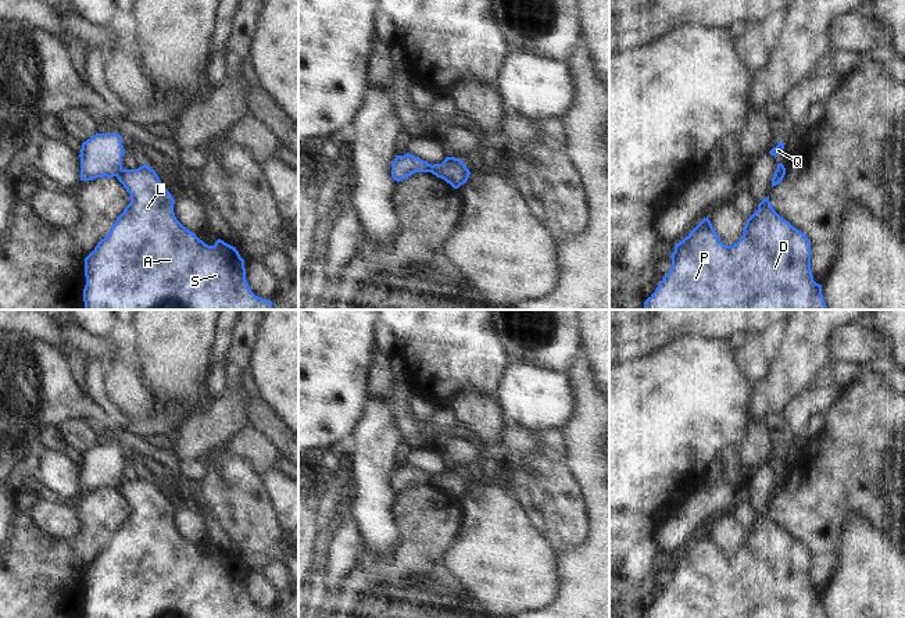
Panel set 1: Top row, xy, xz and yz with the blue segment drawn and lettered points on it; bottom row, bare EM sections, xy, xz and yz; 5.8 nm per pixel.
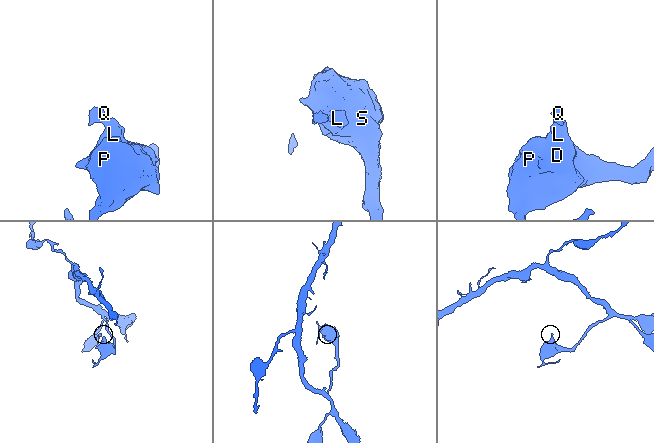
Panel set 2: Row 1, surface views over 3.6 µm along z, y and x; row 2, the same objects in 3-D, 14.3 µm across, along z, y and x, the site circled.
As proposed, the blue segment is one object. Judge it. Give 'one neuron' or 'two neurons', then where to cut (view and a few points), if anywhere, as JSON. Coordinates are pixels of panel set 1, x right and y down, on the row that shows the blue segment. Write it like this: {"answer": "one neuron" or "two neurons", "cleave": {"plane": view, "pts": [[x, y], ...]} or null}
{"answer": "two neurons", "cleave": {"plane": "xy", "pts": [[122, 170], [117, 177]]}}

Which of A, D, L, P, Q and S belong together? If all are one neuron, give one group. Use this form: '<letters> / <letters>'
A D L P S / Q

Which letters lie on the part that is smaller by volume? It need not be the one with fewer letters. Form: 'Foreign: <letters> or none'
Foreign: Q

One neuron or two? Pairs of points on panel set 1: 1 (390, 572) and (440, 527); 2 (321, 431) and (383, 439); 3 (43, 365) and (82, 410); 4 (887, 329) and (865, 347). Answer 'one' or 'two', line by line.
1: one
2: two
3: one
4: two

